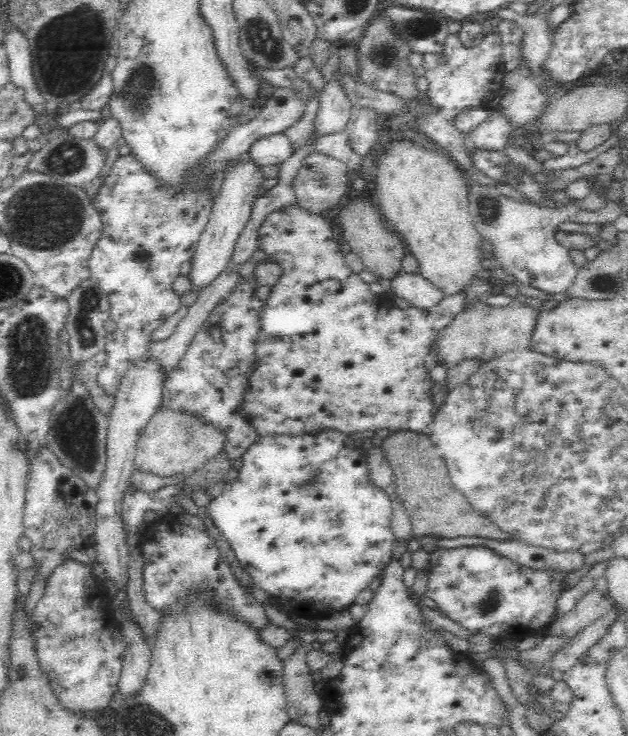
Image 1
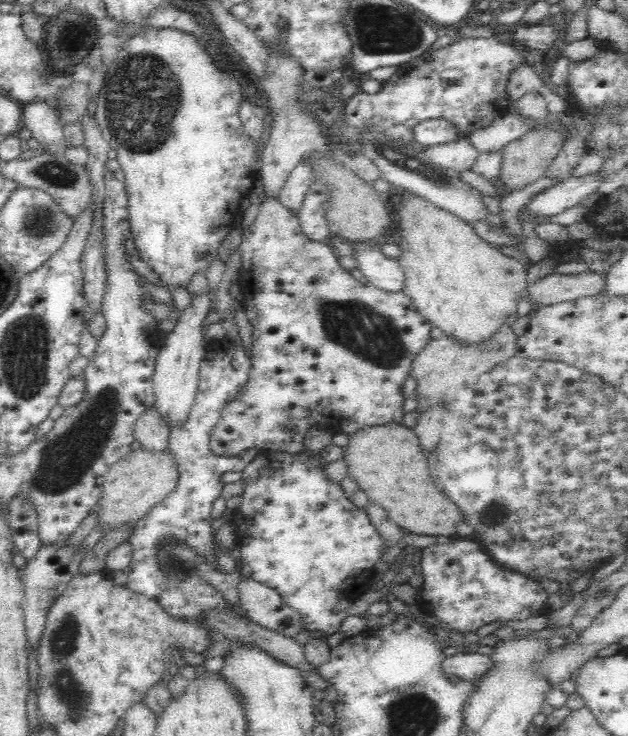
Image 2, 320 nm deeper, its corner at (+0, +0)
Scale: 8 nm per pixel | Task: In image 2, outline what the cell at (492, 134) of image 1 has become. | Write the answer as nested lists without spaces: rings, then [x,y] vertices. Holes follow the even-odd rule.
[[[460,137],[448,144],[428,146],[424,154],[438,165],[443,167],[448,165],[451,169],[458,171],[472,168],[479,155],[476,146],[470,142],[468,137]]]

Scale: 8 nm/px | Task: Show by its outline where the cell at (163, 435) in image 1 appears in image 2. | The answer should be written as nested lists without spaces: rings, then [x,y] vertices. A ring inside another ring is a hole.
[[[130,450],[122,460],[116,461],[105,477],[105,491],[98,506],[103,506],[101,522],[106,530],[118,525],[139,522],[156,505],[162,502],[179,482],[177,456],[166,450]]]

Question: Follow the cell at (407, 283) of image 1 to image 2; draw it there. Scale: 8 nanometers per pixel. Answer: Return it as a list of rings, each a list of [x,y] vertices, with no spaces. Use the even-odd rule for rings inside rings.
[[[353,244],[353,248],[362,278],[386,292],[402,291],[406,277],[397,259],[382,254],[368,244]]]

